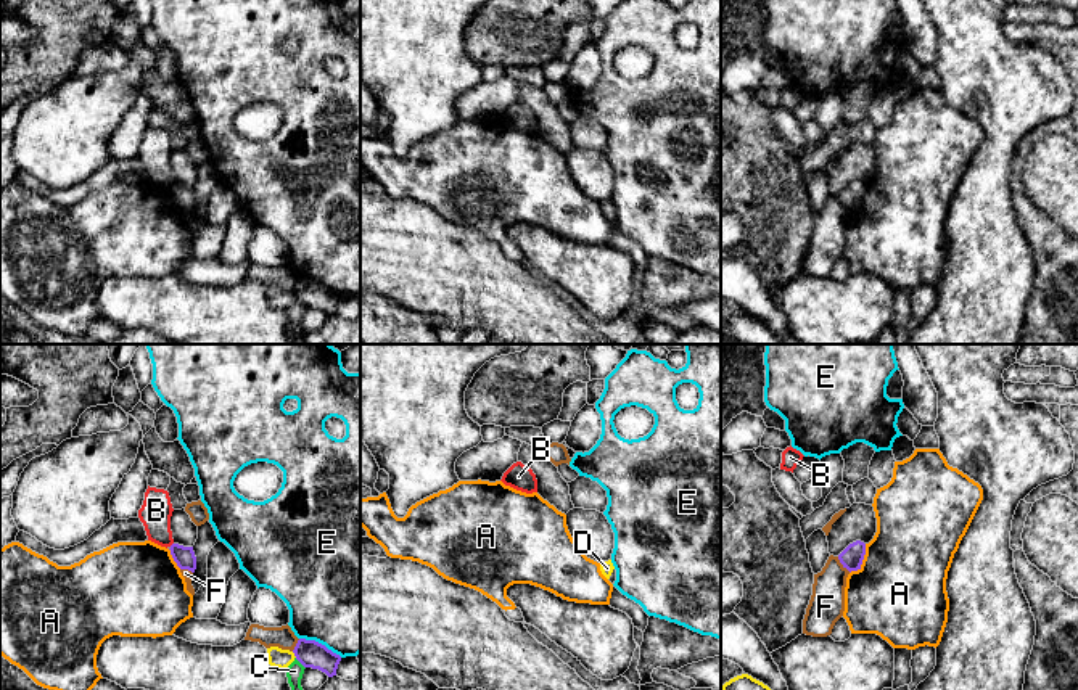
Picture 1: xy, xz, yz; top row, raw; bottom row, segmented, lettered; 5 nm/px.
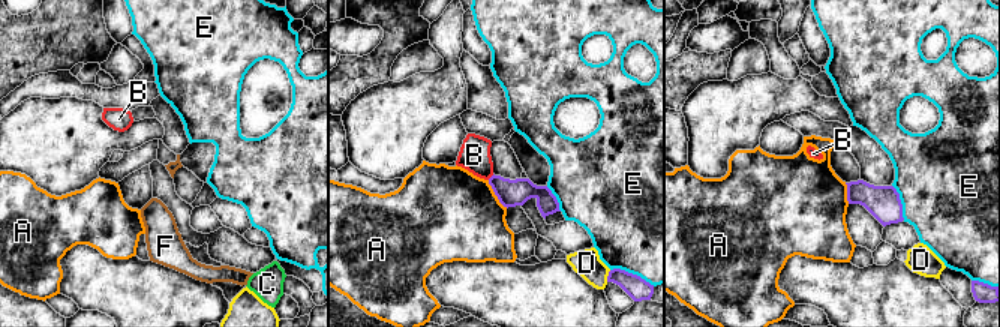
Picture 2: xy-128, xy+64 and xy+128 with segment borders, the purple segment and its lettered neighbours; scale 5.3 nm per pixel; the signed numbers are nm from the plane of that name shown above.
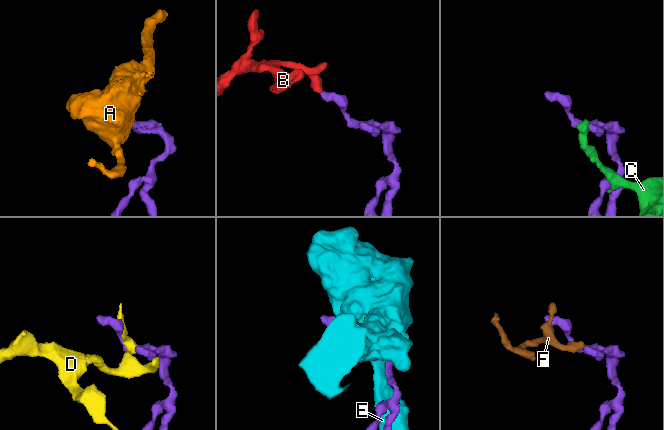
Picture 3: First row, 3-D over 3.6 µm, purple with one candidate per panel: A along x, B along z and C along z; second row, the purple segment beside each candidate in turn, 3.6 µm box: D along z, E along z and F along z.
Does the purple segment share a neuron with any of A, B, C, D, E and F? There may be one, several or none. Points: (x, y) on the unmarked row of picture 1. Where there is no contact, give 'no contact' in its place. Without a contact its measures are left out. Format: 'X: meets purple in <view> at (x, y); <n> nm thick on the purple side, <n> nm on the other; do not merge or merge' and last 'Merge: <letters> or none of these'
A: meets purple in yz at (863, 198); 110 nm thick on the purple side, 460 nm on the other; do not merge
B: no contact; do not merge
C: meets purple in xy at (300, 301); 140 nm thick on the purple side, 90 nm on the other; do not merge
D: meets purple in xy at (295, 295); 140 nm thick on the purple side, 100 nm on the other; do not merge
E: meets purple in xy at (320, 283); 140 nm thick on the purple side, 500 nm on the other; do not merge
F: meets purple in yz at (843, 205); 110 nm thick on the purple side, 180 nm on the other; do not merge
Merge: none of these

